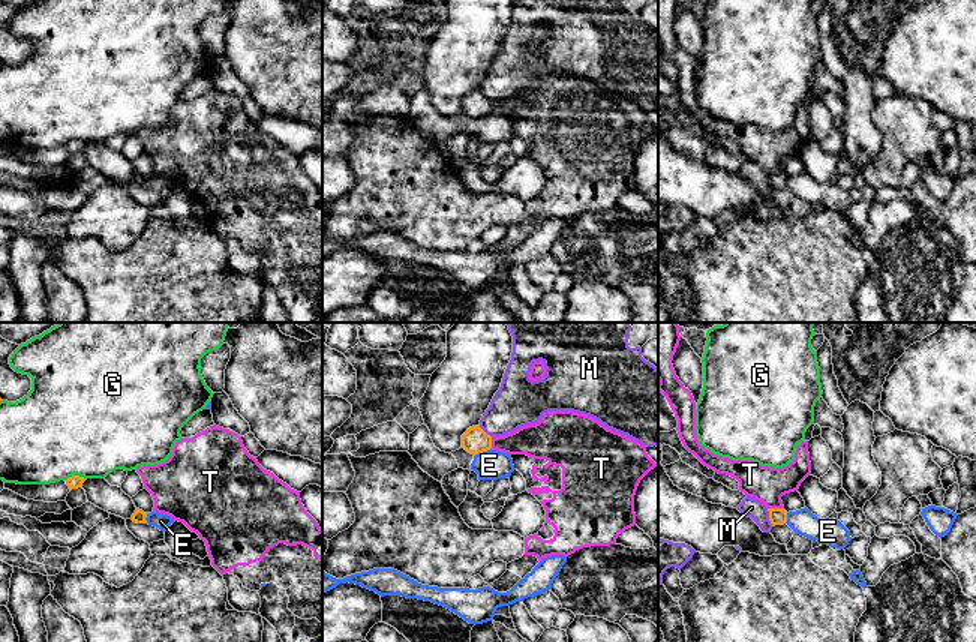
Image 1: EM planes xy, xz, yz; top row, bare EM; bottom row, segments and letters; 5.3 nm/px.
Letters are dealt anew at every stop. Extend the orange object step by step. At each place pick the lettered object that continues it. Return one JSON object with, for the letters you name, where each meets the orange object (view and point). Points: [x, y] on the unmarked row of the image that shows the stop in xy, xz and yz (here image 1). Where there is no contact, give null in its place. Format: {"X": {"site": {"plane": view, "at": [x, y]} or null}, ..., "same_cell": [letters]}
{"same_cell": []}

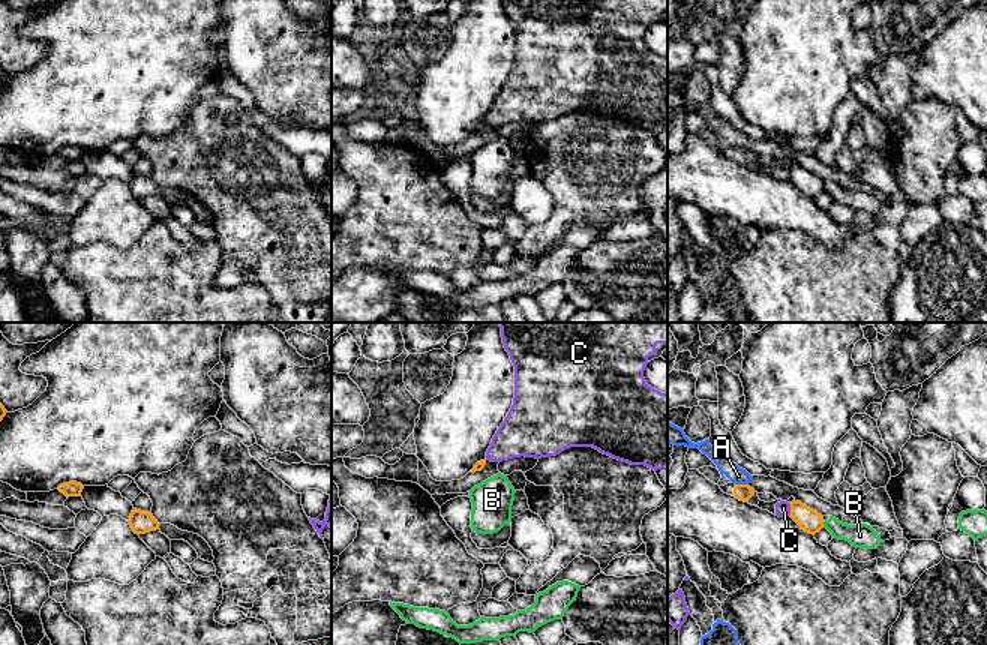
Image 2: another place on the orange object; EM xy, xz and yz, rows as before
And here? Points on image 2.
{"same_cell": []}

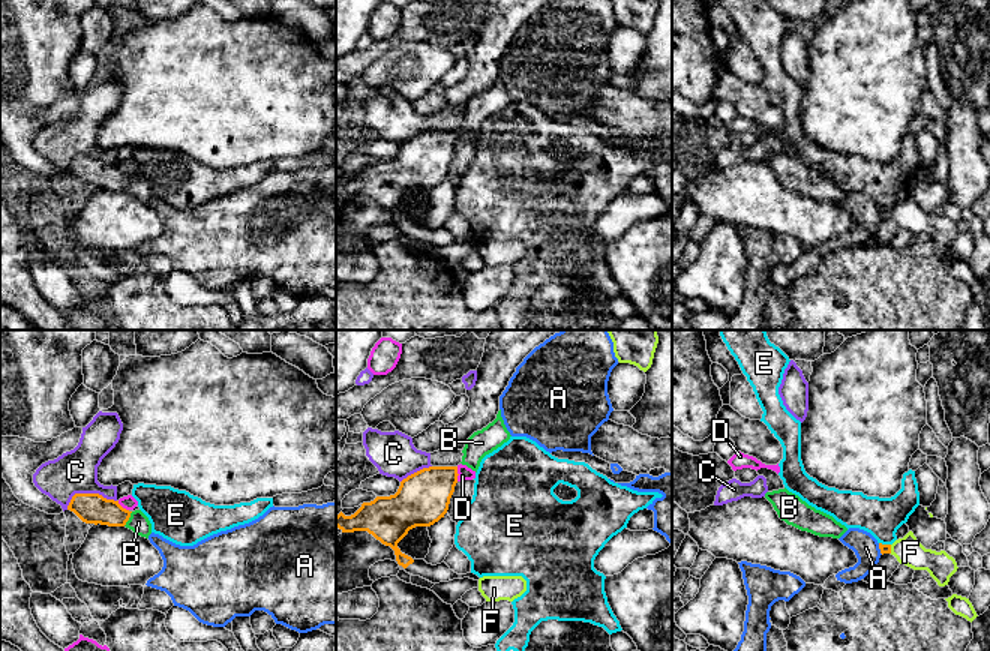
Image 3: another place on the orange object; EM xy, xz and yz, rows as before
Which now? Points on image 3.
{"B": {"site": {"plane": "xy", "at": [128, 183]}}, "same_cell": ["B"]}

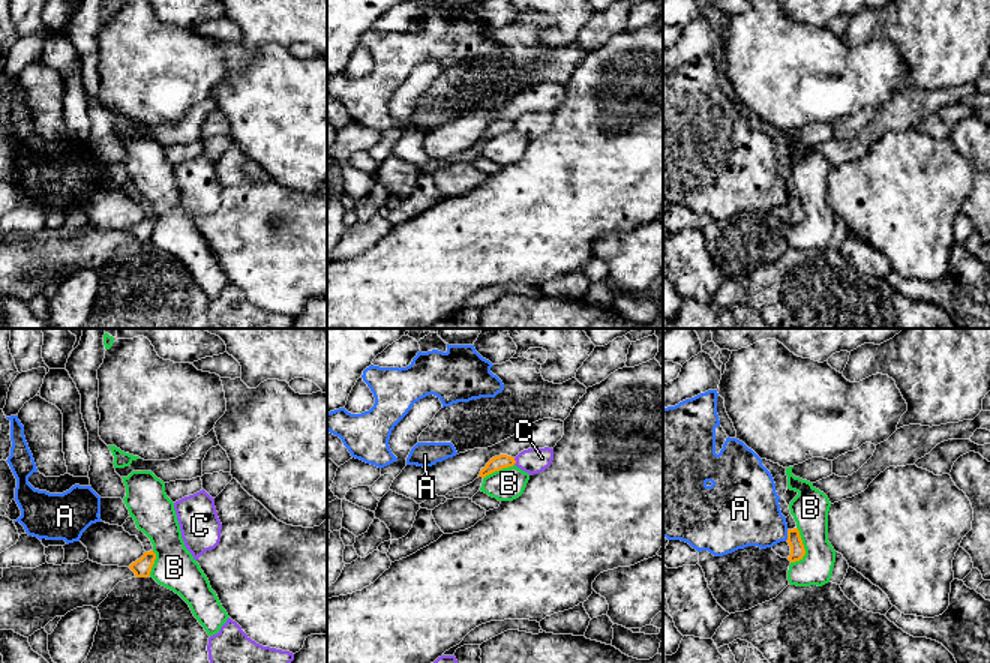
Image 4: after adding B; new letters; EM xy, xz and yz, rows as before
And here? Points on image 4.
{"same_cell": []}

